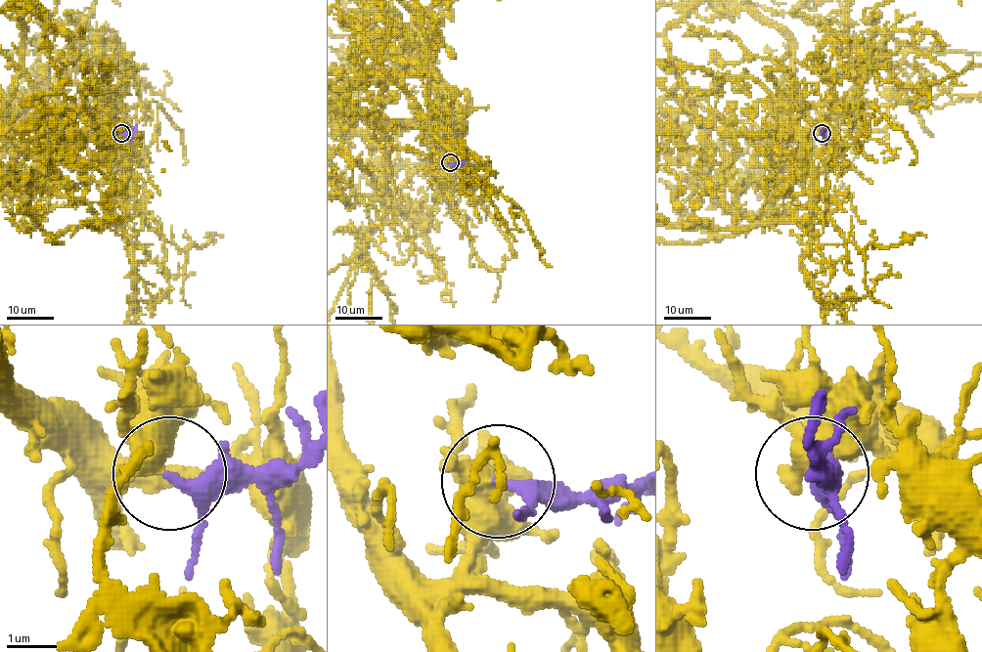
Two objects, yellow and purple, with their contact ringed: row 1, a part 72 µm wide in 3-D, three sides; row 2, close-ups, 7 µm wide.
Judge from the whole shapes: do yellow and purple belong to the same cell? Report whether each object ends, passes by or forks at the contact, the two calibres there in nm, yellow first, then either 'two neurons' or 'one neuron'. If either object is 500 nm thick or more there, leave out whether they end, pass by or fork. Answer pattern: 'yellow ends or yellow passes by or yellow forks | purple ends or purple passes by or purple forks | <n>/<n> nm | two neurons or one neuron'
yellow passes by | purple passes by | 440/220 nm | one neuron

